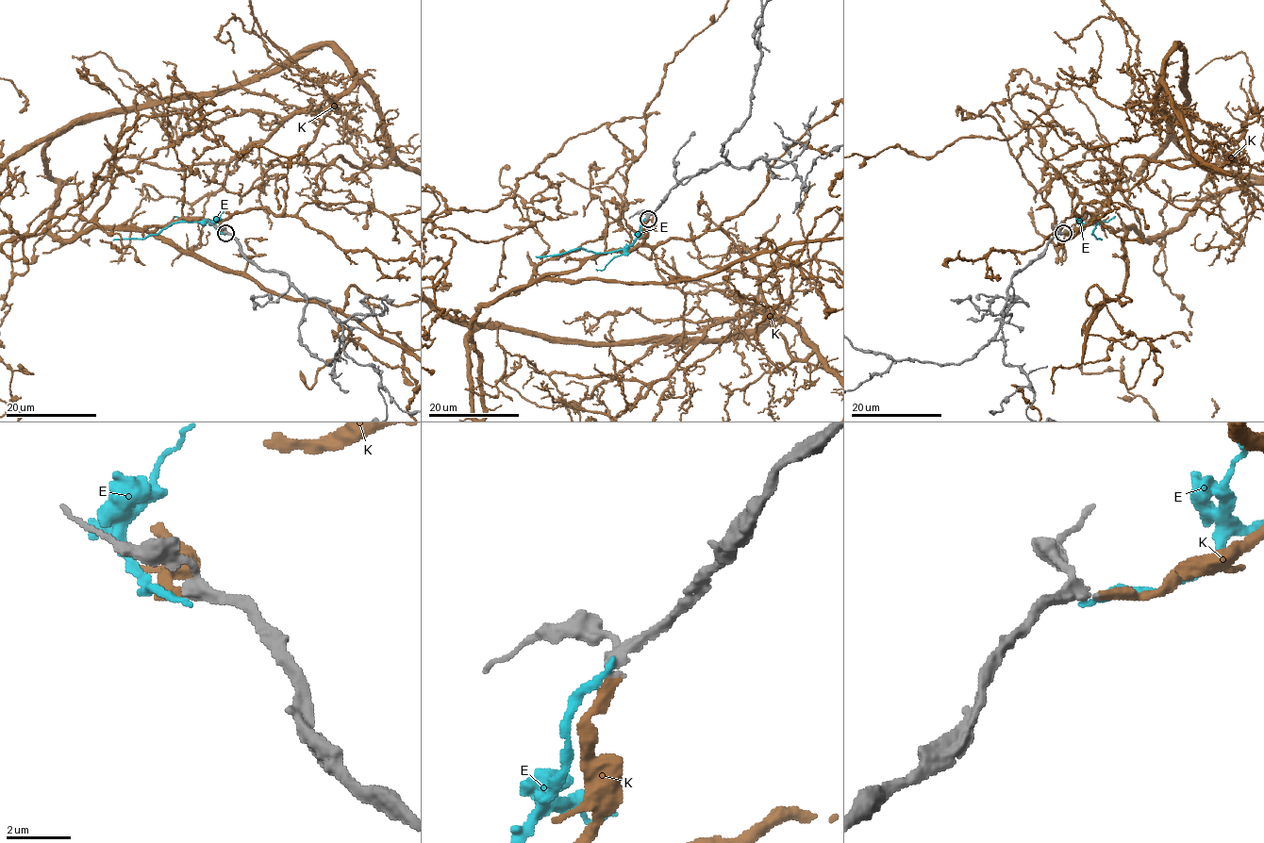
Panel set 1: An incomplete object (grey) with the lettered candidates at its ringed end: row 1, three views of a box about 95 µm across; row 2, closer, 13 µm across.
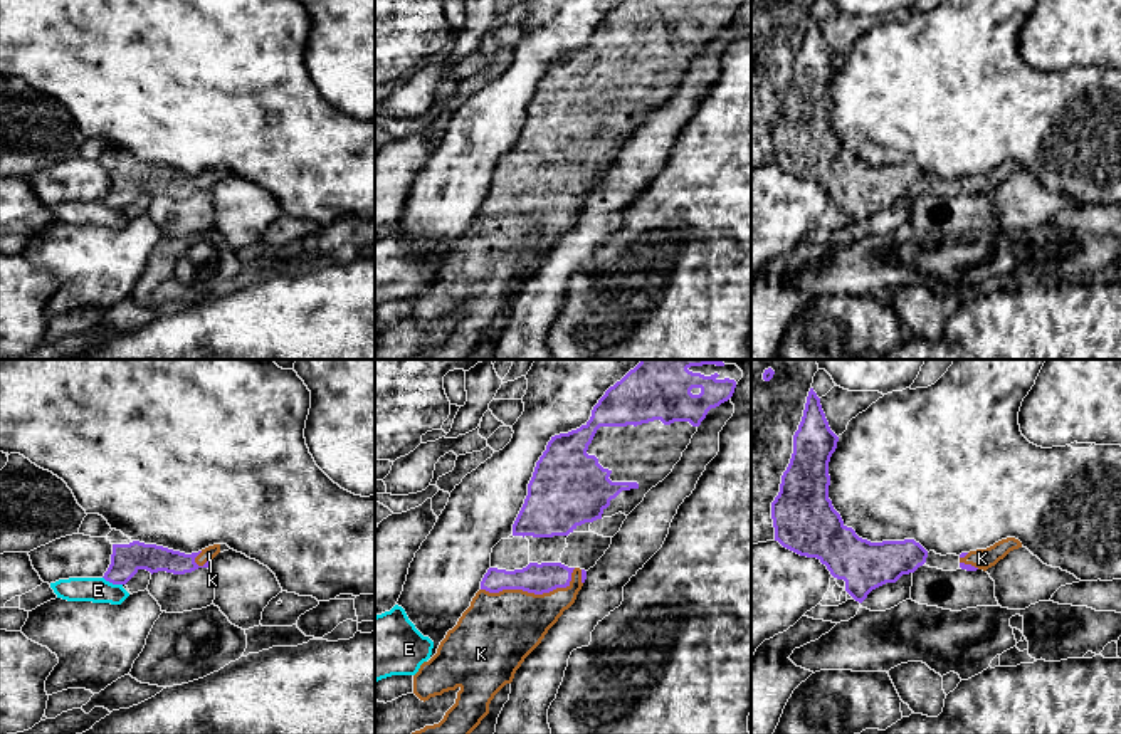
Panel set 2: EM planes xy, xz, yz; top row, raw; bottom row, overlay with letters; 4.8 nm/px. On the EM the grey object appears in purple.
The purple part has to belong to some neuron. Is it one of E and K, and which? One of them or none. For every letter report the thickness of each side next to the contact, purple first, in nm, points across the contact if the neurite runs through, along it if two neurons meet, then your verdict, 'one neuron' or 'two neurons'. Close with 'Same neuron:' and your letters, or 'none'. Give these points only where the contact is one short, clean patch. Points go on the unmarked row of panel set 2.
E: 150/120 nm | along xy (103, 200), (121, 209) | two neurons
K: 140/360 nm | one neuron
Same neuron: K

